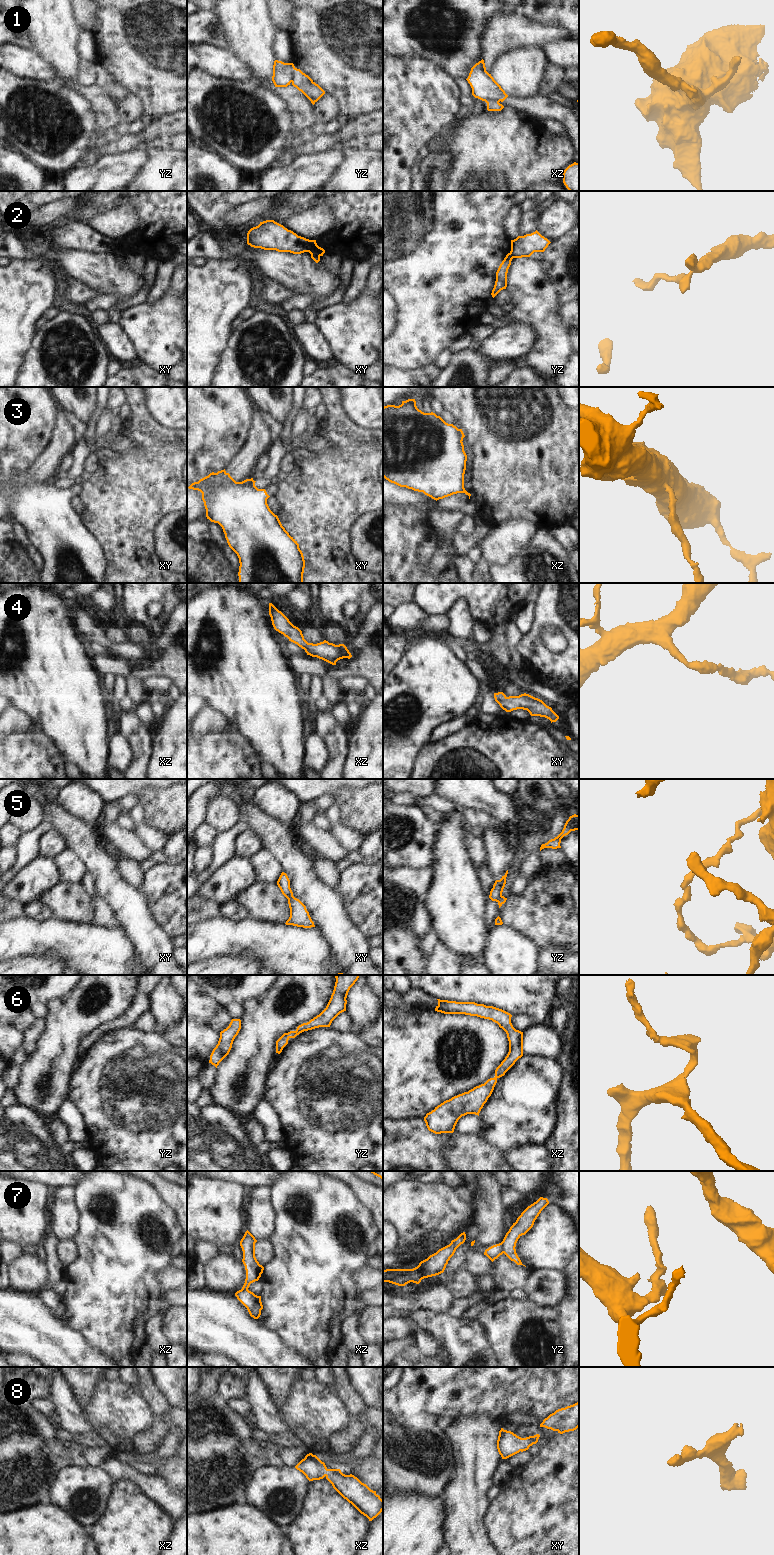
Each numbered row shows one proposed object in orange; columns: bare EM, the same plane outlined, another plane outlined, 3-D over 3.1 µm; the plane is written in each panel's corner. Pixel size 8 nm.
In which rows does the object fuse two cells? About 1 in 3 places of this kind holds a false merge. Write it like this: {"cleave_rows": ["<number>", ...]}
{"cleave_rows": ["1", "2", "5", "7"]}

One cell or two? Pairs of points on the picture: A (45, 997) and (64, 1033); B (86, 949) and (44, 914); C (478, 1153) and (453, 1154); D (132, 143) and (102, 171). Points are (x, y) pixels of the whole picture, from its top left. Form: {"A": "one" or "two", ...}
{"A": "two", "B": "two", "C": "one", "D": "two"}

